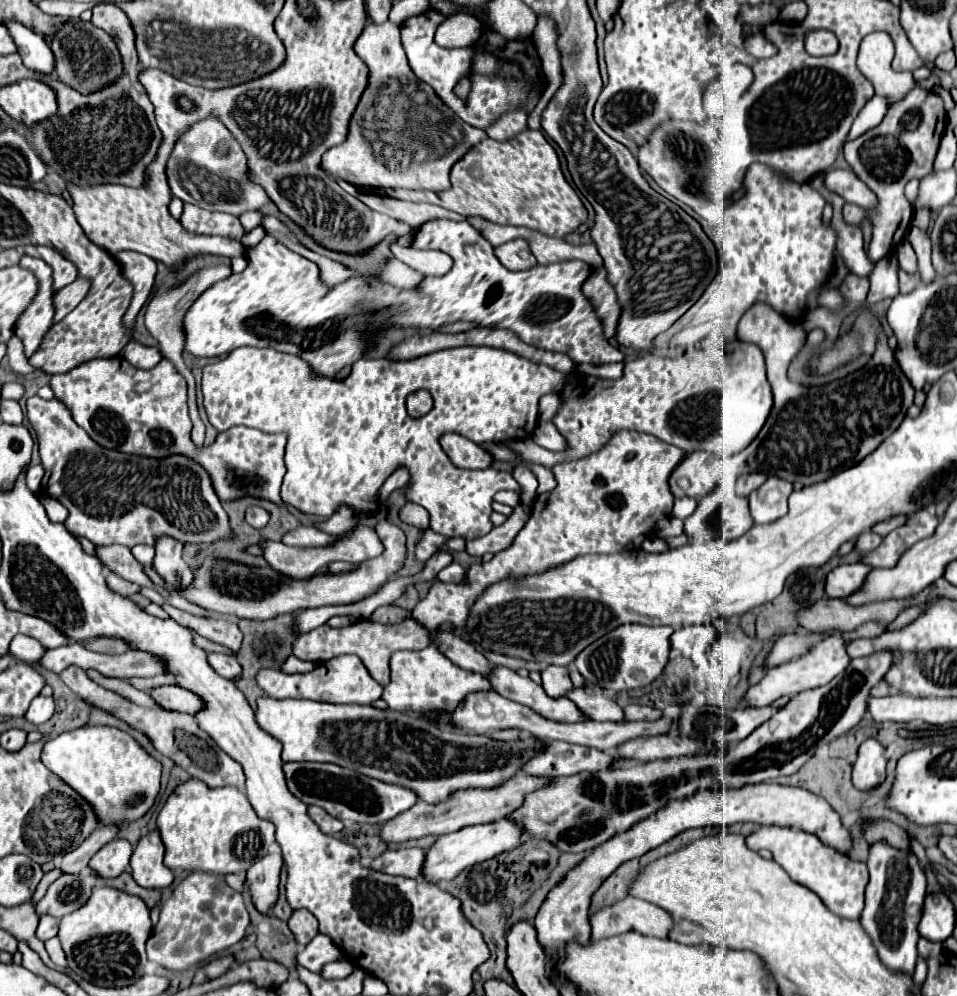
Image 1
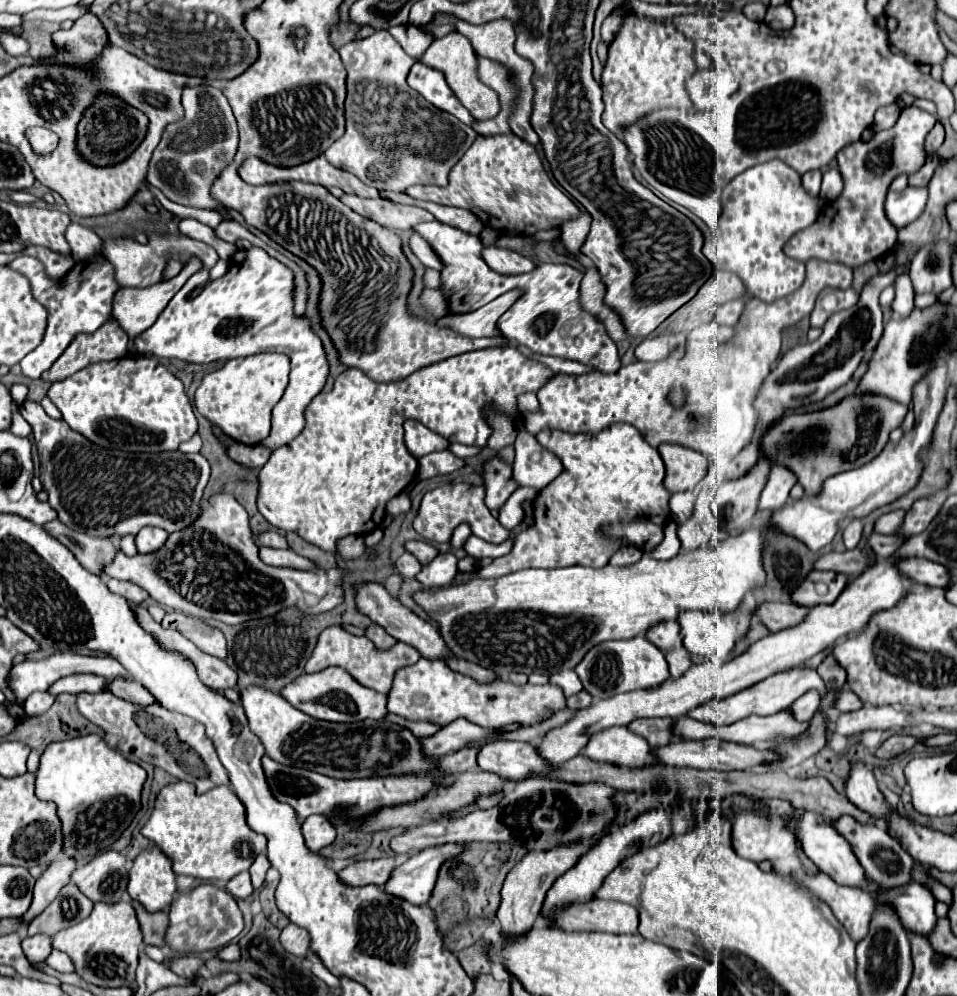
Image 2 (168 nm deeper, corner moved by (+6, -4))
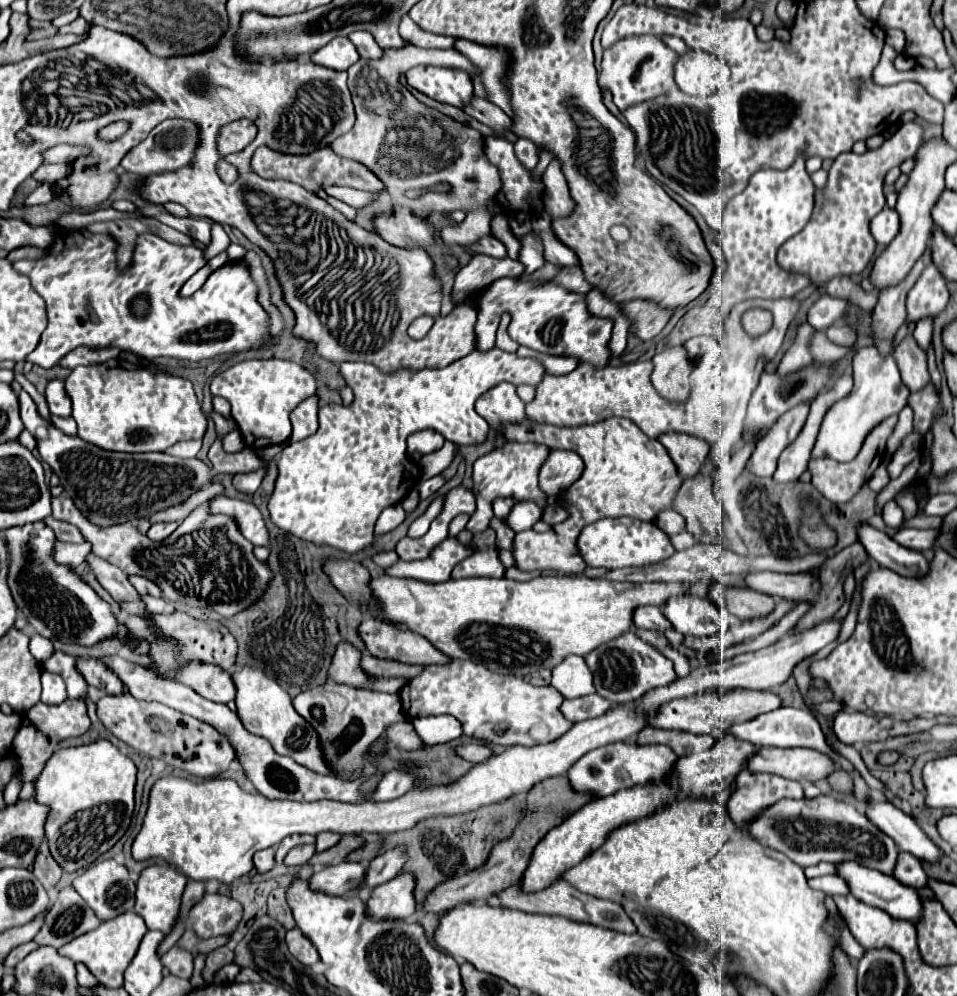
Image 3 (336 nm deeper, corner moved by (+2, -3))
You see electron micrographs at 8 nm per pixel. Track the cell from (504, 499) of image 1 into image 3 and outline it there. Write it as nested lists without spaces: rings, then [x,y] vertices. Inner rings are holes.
[[[506,442],[504,446],[492,450],[492,454],[486,454],[484,458],[478,458],[474,462],[474,472],[472,472],[472,480],[474,486],[472,490],[476,490],[476,512],[470,516],[466,530],[472,533],[482,532],[488,528],[490,518],[494,516],[492,510],[492,502],[496,498],[512,498],[512,500],[530,500],[536,502],[540,508],[548,508],[548,496],[544,492],[540,492],[538,486],[538,468],[542,466],[542,462],[546,460],[550,448],[544,444],[520,444],[520,442]]]

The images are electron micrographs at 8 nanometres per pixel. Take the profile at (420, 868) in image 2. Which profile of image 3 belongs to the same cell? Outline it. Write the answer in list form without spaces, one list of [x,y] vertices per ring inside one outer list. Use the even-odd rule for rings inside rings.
[[[400,872],[390,882],[376,886],[366,900],[368,914],[374,918],[412,918],[416,912],[416,876],[412,872]]]

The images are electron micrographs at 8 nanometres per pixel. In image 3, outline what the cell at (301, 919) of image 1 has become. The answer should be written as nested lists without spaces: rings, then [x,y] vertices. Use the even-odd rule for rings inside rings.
[[[292,928],[292,930],[286,932],[286,944],[288,944],[288,950],[292,952],[292,956],[296,960],[300,960],[302,964],[310,966],[318,960],[316,948],[312,946],[312,942],[298,928]]]

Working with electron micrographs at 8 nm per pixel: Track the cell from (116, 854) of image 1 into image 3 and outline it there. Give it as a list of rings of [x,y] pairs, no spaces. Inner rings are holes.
[[[98,860],[90,868],[86,868],[72,884],[76,892],[86,900],[86,904],[94,910],[94,914],[100,920],[116,918],[118,914],[134,910],[134,882],[130,878],[130,872],[124,864],[118,864],[116,860]]]

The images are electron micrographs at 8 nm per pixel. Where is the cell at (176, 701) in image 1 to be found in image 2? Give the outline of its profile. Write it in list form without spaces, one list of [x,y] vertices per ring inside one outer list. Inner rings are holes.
[[[112,679],[108,685],[106,685],[106,691],[114,693],[116,697],[124,699],[124,701],[132,701],[132,703],[140,703],[140,705],[150,705],[150,703],[156,703],[154,697],[136,681],[130,681],[130,679]]]

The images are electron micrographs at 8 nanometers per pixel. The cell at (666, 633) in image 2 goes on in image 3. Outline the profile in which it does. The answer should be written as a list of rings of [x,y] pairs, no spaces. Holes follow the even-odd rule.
[[[642,606],[642,608],[638,608],[636,614],[634,614],[634,624],[636,624],[636,628],[656,630],[656,632],[666,632],[666,630],[672,628],[670,620],[664,618],[662,608],[658,608],[658,606]]]

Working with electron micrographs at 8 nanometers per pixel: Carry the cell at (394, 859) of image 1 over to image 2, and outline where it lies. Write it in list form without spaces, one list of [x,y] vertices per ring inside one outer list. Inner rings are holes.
[[[394,857],[390,859],[376,859],[376,861],[356,861],[342,871],[338,871],[338,877],[344,885],[350,887],[364,887],[364,885],[384,885],[396,867]]]

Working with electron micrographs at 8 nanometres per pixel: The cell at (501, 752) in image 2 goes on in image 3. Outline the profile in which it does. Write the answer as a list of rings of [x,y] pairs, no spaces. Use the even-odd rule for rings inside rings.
[[[468,744],[468,746],[458,746],[456,750],[458,750],[458,754],[460,754],[464,760],[468,760],[468,762],[472,762],[472,764],[486,762],[486,760],[490,760],[490,758],[494,756],[492,746],[484,746],[484,744]]]

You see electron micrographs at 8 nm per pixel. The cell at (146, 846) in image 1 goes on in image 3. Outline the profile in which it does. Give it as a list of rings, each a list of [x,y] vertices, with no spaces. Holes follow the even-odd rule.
[[[152,864],[148,868],[144,868],[140,872],[138,884],[136,884],[136,914],[140,914],[146,922],[146,926],[150,930],[160,930],[164,934],[168,934],[172,930],[172,924],[176,922],[178,910],[180,910],[180,896],[184,892],[186,886],[186,876],[176,872],[176,868],[172,868],[170,864]]]

